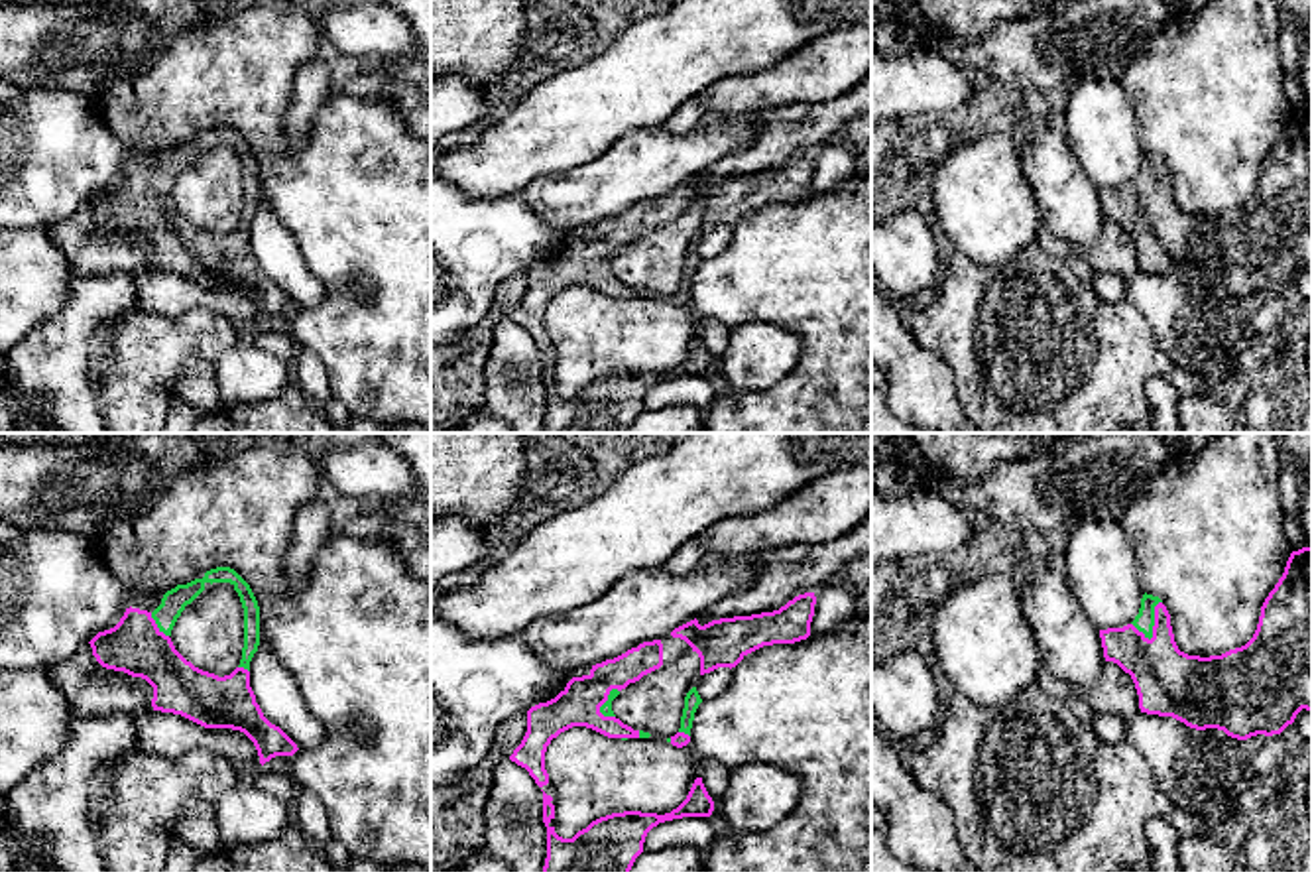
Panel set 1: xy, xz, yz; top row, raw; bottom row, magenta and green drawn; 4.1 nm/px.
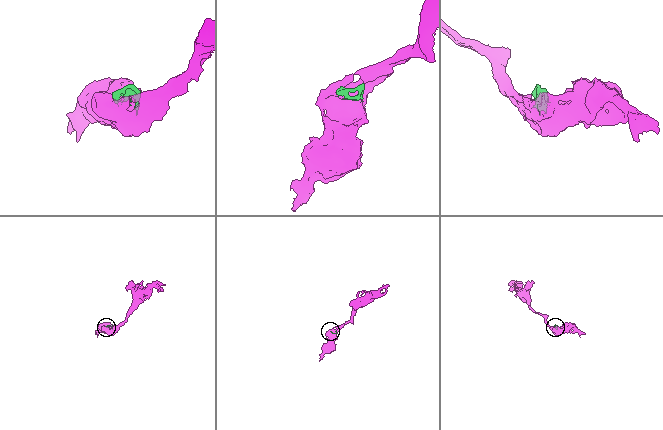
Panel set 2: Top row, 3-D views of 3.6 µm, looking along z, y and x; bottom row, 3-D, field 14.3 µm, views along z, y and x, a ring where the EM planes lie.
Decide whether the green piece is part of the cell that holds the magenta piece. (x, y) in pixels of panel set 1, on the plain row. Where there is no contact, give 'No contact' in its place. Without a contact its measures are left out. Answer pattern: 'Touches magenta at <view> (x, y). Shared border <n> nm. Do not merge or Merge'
Touches magenta at yz (1155, 180). Shared border 180 nm. Merge

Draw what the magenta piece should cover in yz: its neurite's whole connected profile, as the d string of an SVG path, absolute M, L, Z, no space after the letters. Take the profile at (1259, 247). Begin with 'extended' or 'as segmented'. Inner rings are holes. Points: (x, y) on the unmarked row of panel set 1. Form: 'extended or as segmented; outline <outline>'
extended; outline M1312 104L1290 112L1253 197L1241 207L1210 217L1180 211L1166 165L1147 152L1131 183L1100 189L1100 197L1105 220L1131 234L1141 272L1172 276L1196 289L1218 287L1237 299L1281 293L1302 268L1312 272Z

